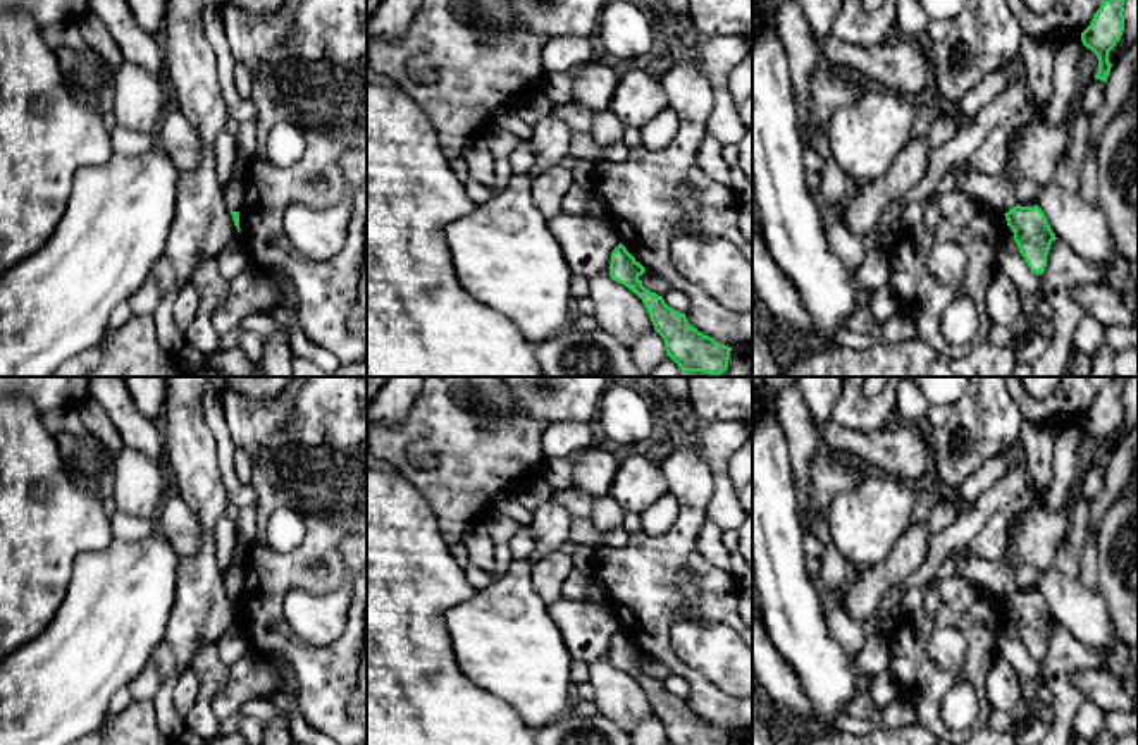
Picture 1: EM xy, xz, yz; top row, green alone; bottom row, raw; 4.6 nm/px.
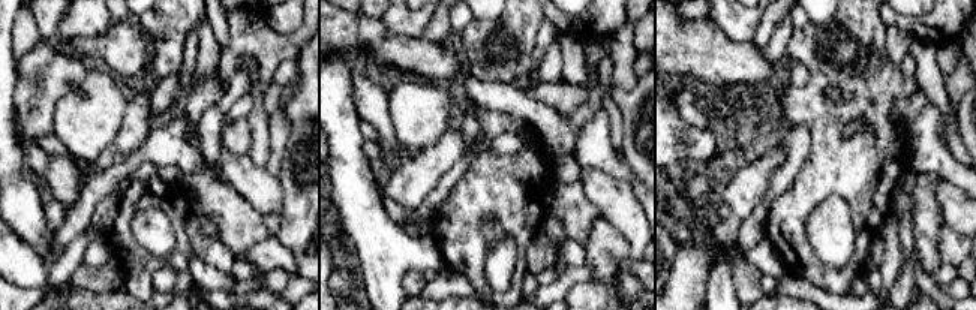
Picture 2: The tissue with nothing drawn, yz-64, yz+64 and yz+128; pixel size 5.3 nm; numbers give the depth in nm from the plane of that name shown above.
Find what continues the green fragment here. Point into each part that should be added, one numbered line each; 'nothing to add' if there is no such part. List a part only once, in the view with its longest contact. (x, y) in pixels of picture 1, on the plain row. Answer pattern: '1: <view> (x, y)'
nothing to add

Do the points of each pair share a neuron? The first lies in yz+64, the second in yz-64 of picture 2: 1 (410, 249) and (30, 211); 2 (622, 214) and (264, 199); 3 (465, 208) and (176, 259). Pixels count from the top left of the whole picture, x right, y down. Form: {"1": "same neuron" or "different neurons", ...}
{"1": "same neuron", "2": "same neuron", "3": "same neuron"}

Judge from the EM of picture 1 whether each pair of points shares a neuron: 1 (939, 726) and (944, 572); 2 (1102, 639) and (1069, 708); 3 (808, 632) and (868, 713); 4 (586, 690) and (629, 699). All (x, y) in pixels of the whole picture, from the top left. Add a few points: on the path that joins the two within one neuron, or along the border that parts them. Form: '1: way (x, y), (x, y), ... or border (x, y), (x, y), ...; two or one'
1: border (956, 575), (933, 582); two
2: border (1061, 627), (1095, 651); two
3: border (868, 694), (858, 695), (844, 711); two
4: border (587, 680), (594, 690), (594, 701); two

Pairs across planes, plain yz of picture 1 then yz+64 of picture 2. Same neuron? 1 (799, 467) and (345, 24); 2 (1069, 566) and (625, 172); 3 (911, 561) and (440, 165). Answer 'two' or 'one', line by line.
1: two
2: one
3: one

